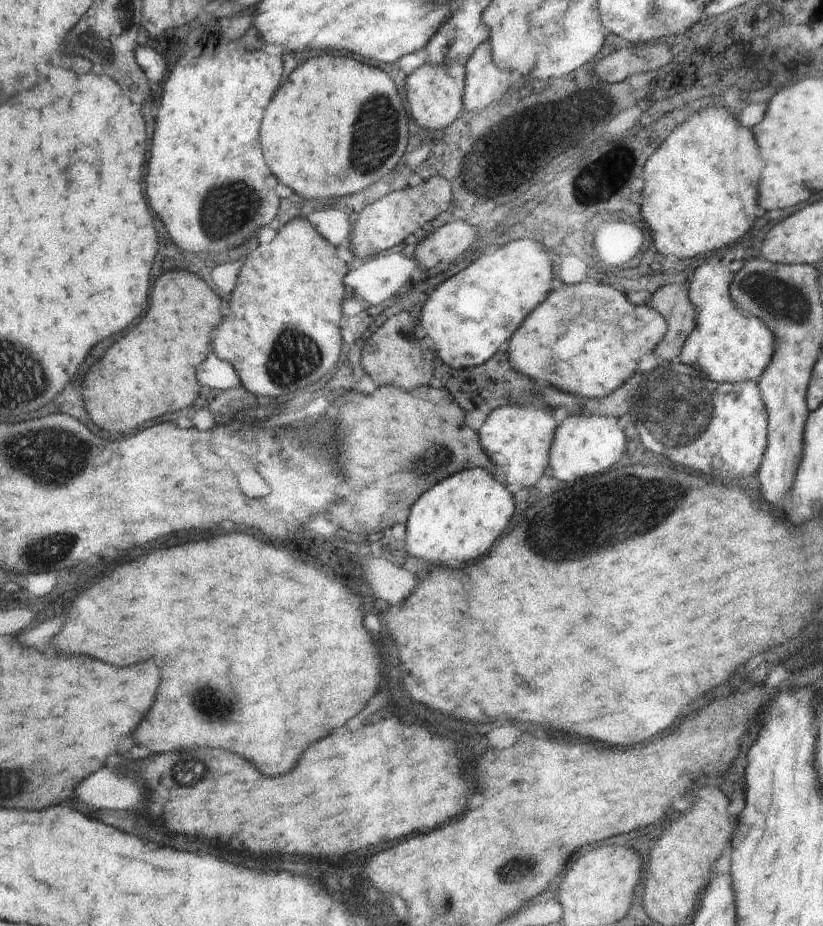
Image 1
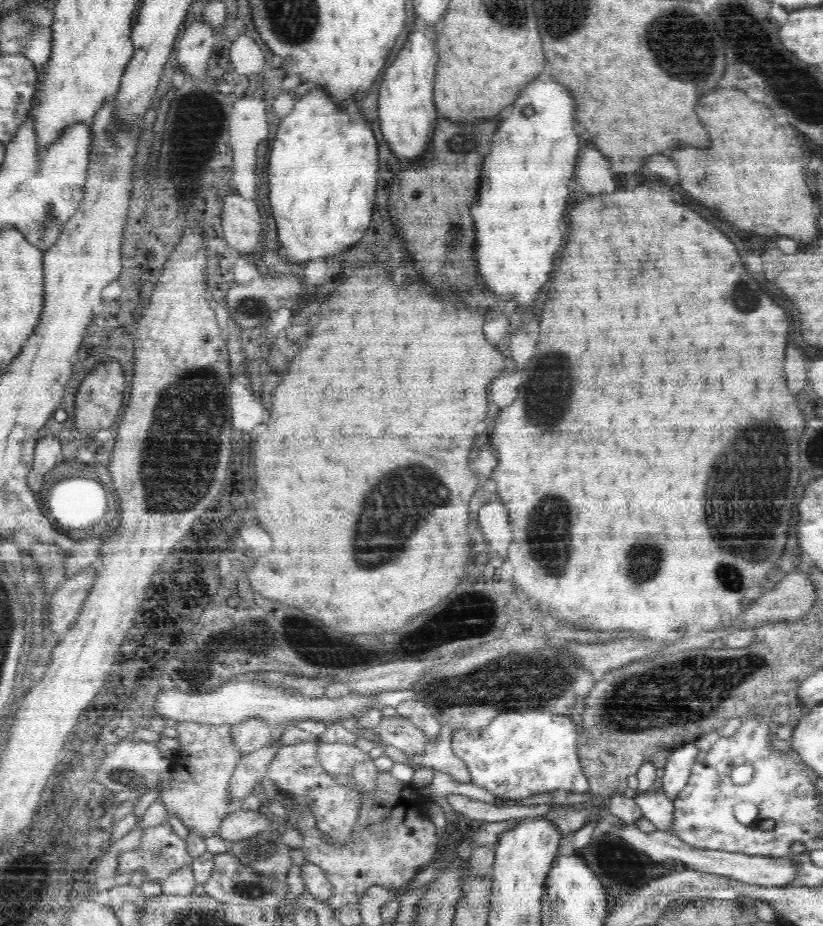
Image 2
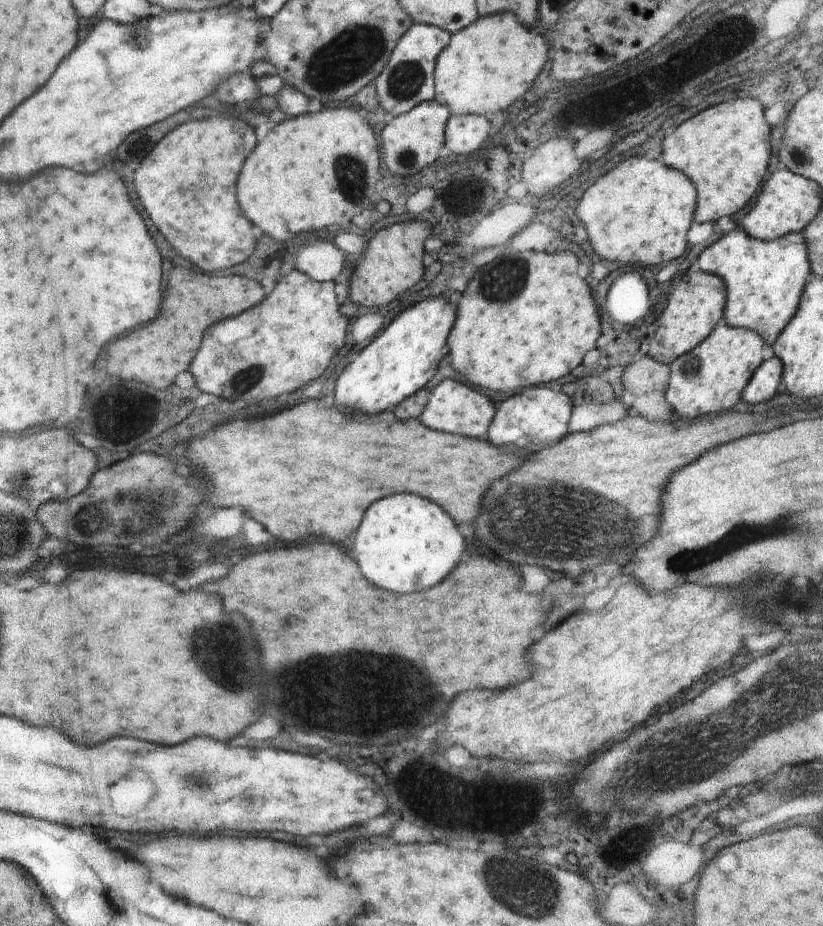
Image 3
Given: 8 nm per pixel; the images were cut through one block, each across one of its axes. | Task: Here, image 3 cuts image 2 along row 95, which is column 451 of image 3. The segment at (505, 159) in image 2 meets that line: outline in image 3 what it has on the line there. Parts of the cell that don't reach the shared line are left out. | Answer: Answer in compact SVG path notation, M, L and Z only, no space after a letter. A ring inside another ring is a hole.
M412 494L388 496L370 504L352 542L354 544L350 556L358 562L360 572L366 576L366 580L392 592L416 592L436 586L446 574L452 572L452 568L460 560L460 554L464 552L464 538L460 536L452 518L434 502Z

